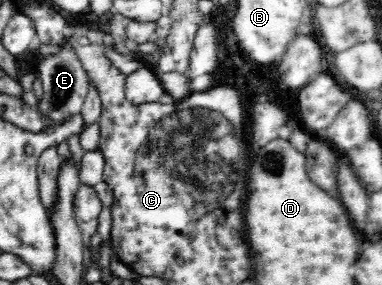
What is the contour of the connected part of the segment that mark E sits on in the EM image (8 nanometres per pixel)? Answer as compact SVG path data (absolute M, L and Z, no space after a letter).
M67 38L61 45L58 54L39 57L37 61L39 79L43 86L43 97L39 102L39 108L50 120L64 123L81 111L86 94L88 94L88 88L90 88L89 76Z

